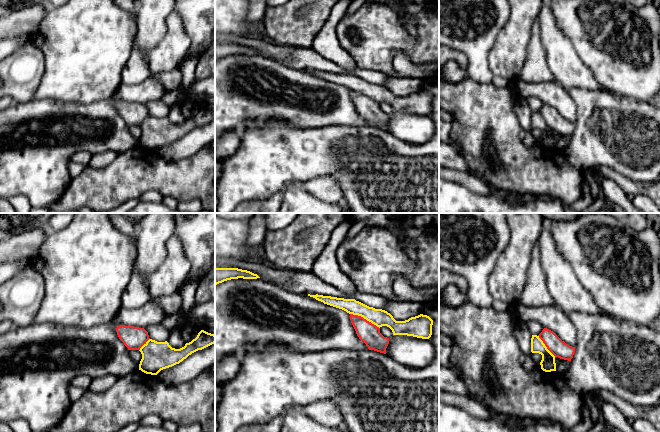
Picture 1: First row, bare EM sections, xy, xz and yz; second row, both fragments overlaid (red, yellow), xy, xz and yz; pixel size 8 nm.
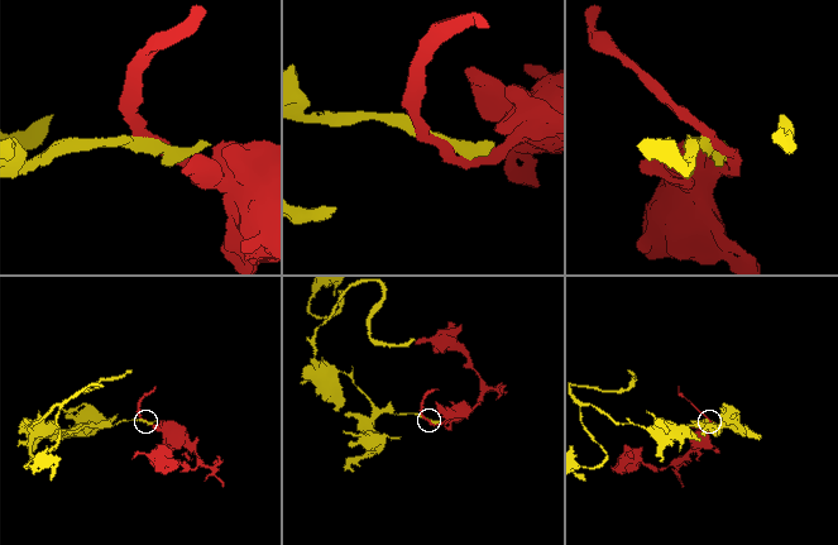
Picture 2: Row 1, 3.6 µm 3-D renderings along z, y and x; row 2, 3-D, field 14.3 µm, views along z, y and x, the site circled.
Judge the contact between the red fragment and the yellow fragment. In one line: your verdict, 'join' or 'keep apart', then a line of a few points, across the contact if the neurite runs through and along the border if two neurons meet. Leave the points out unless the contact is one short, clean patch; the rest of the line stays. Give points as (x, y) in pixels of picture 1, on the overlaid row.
join

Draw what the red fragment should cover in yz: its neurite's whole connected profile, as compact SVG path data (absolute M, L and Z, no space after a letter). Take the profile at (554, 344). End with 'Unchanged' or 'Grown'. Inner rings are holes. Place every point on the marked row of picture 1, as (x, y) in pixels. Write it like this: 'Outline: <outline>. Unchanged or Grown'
Outline: M544 328L538 336L532 335L531 352L541 354L541 369L551 372L556 371L556 357L571 361L575 347L566 344L553 331Z. Grown

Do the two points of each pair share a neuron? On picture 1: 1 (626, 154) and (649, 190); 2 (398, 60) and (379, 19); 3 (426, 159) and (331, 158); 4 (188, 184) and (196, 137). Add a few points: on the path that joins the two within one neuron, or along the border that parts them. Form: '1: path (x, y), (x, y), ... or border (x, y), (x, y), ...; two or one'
1: border (624, 176), (636, 182), (649, 184); two
2: border (392, 58), (396, 53), (404, 52), (416, 65); two
3: path (402, 159), (355, 158); one
4: border (204, 146), (190, 156), (179, 159); two

